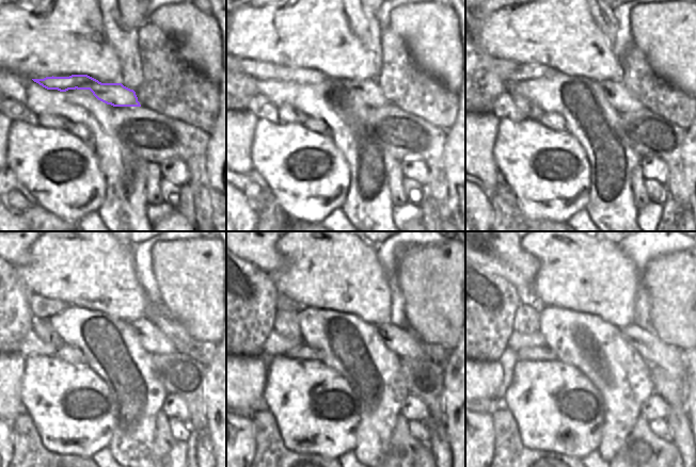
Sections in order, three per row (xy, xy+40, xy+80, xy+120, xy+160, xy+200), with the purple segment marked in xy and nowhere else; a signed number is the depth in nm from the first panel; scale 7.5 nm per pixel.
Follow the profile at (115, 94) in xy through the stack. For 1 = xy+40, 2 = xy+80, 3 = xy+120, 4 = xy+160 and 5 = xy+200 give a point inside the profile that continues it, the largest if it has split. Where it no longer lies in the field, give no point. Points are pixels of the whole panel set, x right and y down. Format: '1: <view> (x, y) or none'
1: xy+40 (369, 92)
2: xy+80 (616, 93)
3: xy+120 (152, 339)
4: xy+160 (404, 342)
5: xy+200 (673, 359)

